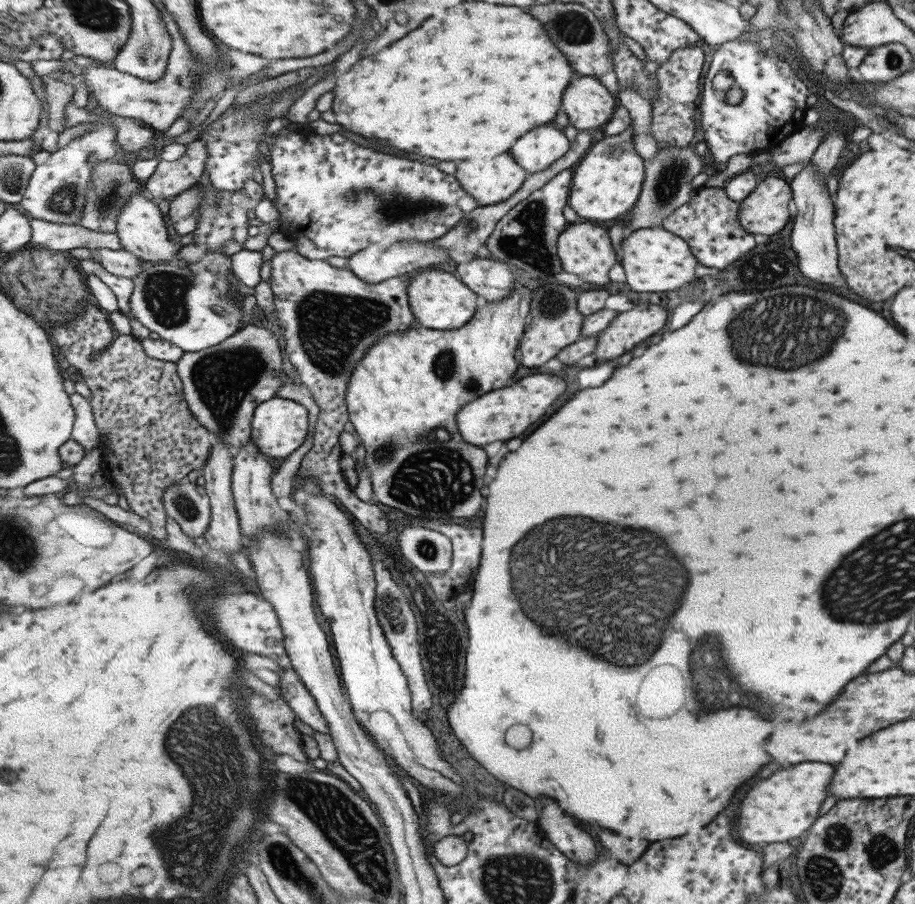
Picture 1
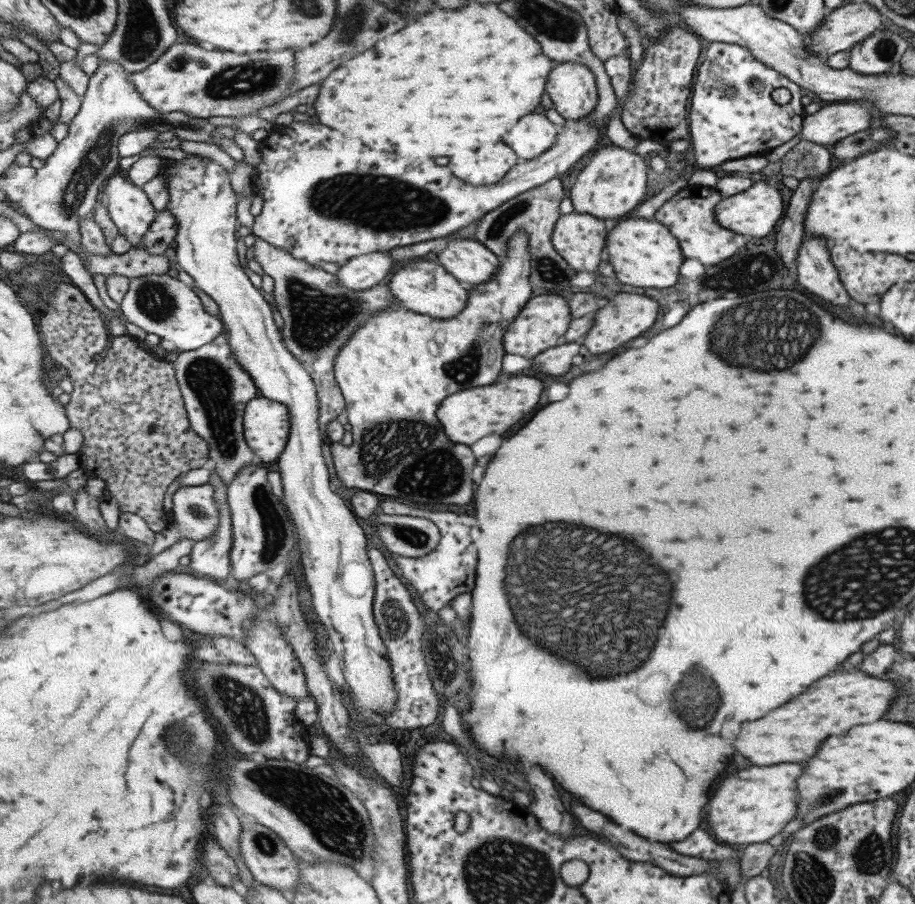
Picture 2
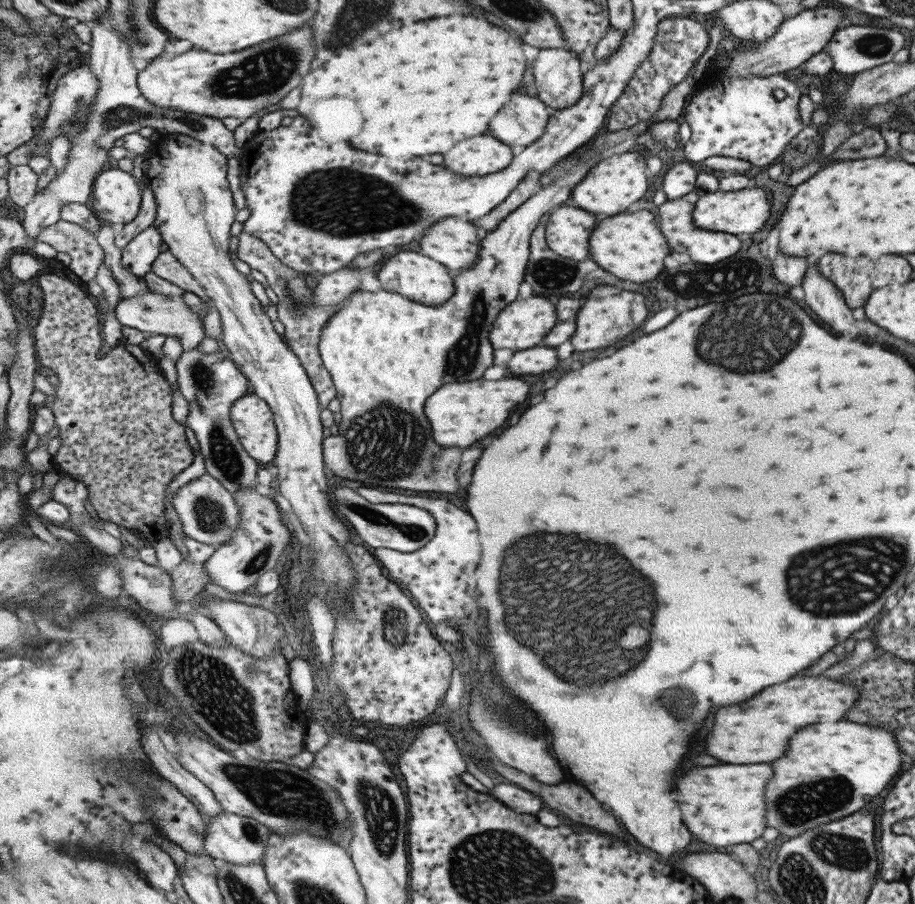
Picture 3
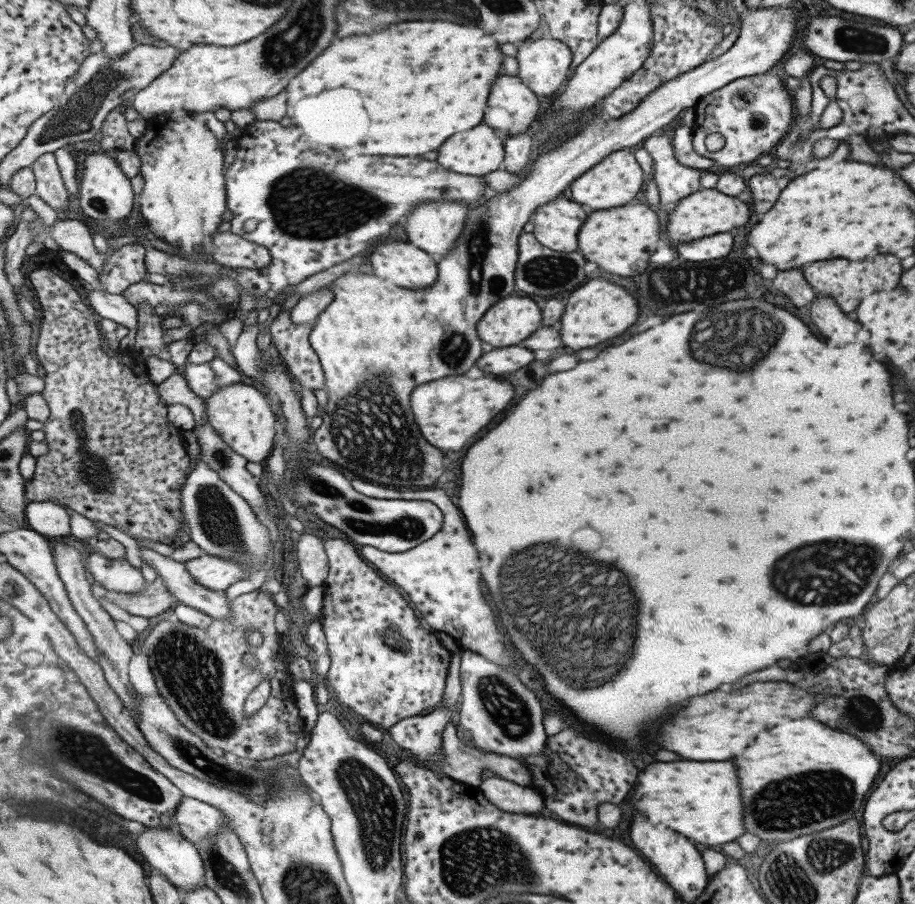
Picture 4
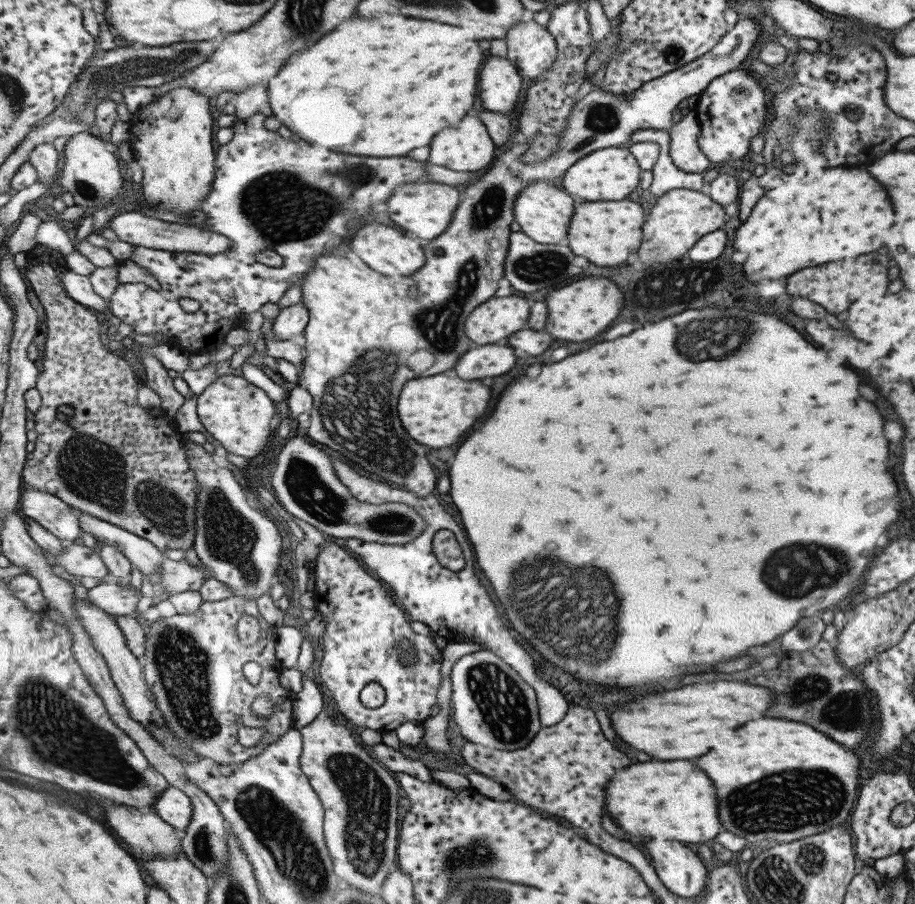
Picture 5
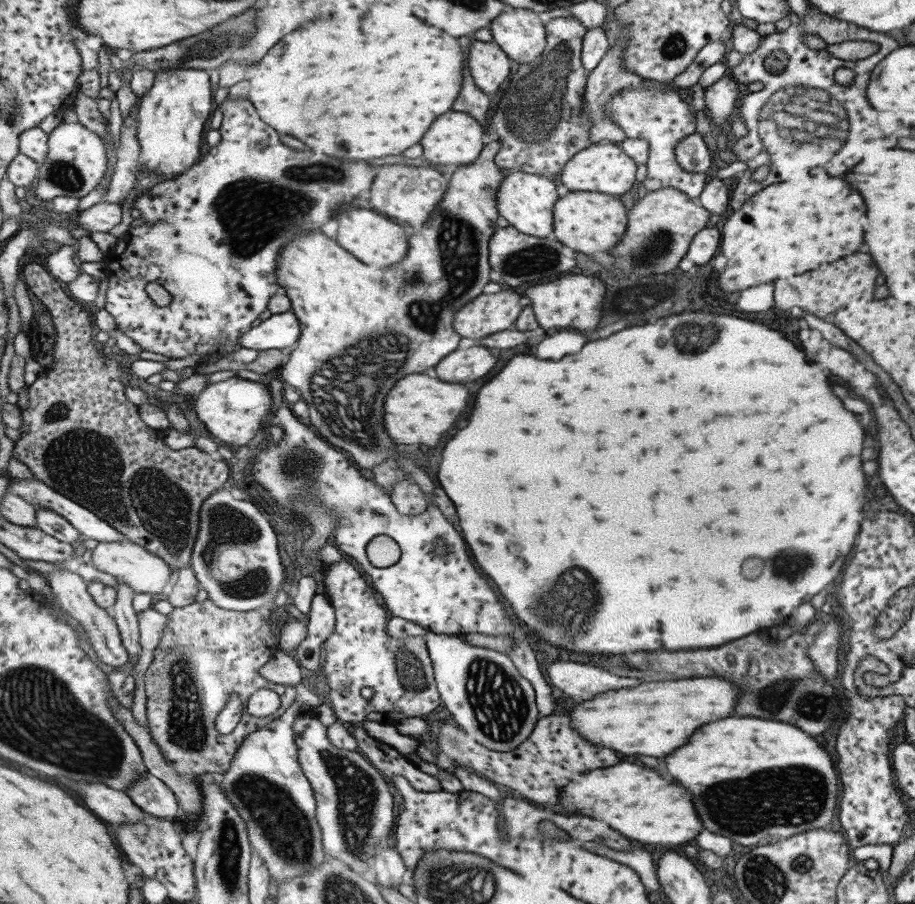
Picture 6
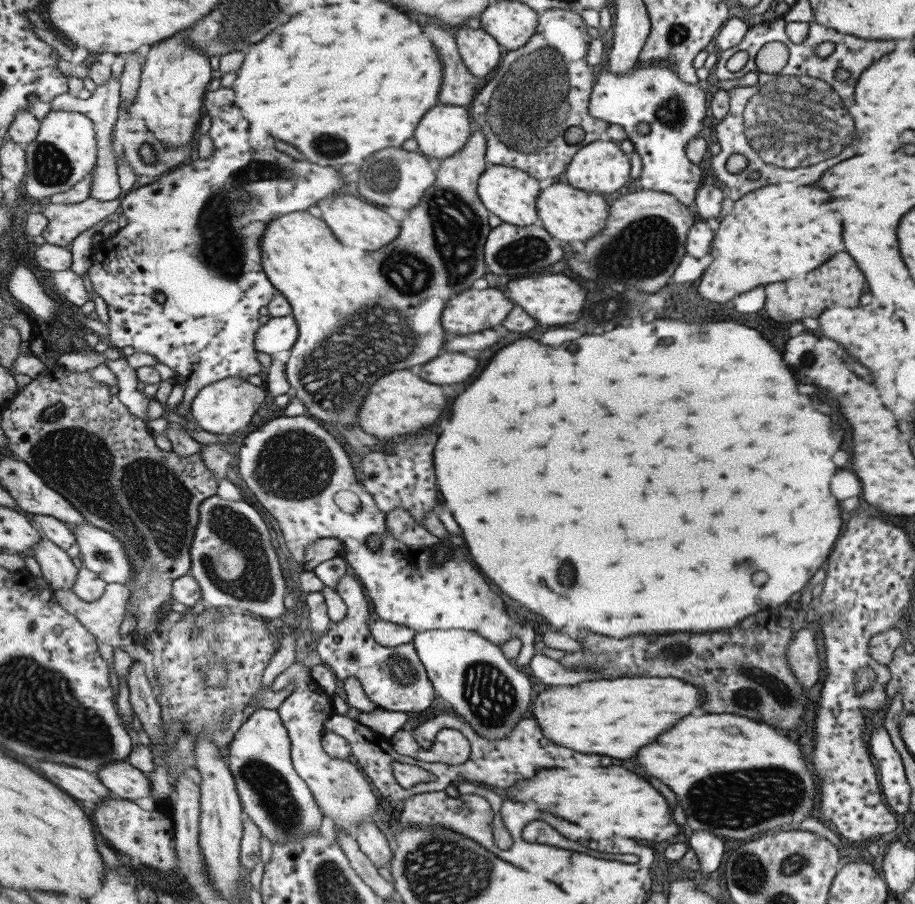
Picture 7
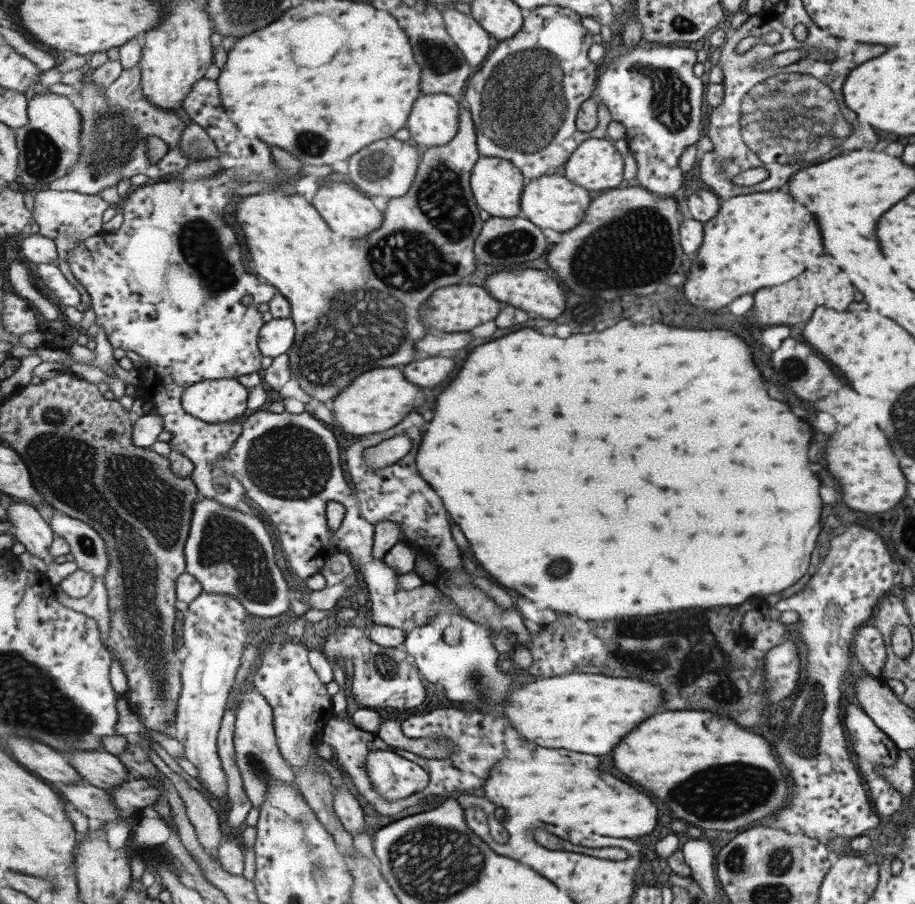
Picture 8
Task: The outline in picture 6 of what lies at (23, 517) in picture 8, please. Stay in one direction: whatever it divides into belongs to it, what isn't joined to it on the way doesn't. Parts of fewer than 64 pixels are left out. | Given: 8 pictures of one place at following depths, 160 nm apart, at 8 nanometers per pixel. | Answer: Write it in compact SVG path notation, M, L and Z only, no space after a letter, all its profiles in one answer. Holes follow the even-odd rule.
M67 562L55 565L57 566L57 570L49 574L48 584L51 587L51 591L60 602L60 606L83 626L97 658L101 662L112 665L114 668L120 670L129 667L131 664L130 654L126 647L123 646L123 639L112 611L102 609L101 606L95 604L93 595L87 592L87 583L83 580L83 576L75 573L74 566Z

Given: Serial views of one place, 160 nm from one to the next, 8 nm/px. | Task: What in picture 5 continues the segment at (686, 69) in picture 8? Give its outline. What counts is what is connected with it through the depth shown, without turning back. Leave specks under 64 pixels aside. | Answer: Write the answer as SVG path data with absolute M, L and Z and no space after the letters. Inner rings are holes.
M653 129L636 130L630 140L633 143L656 142L658 146L658 158L650 169L652 181L648 192L649 198L656 198L668 190L680 188L701 191L703 178L701 176L689 176L689 173L679 170L679 167L676 167L670 158L669 132Z

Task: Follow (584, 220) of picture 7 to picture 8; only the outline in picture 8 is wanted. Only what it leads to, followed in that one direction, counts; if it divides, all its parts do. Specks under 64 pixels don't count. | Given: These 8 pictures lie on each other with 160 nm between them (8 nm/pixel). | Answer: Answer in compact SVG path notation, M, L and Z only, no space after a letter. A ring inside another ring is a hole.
M545 175L528 180L522 194L522 215L534 222L539 228L550 228L559 233L573 230L583 217L591 204L589 189L574 183L566 175Z

